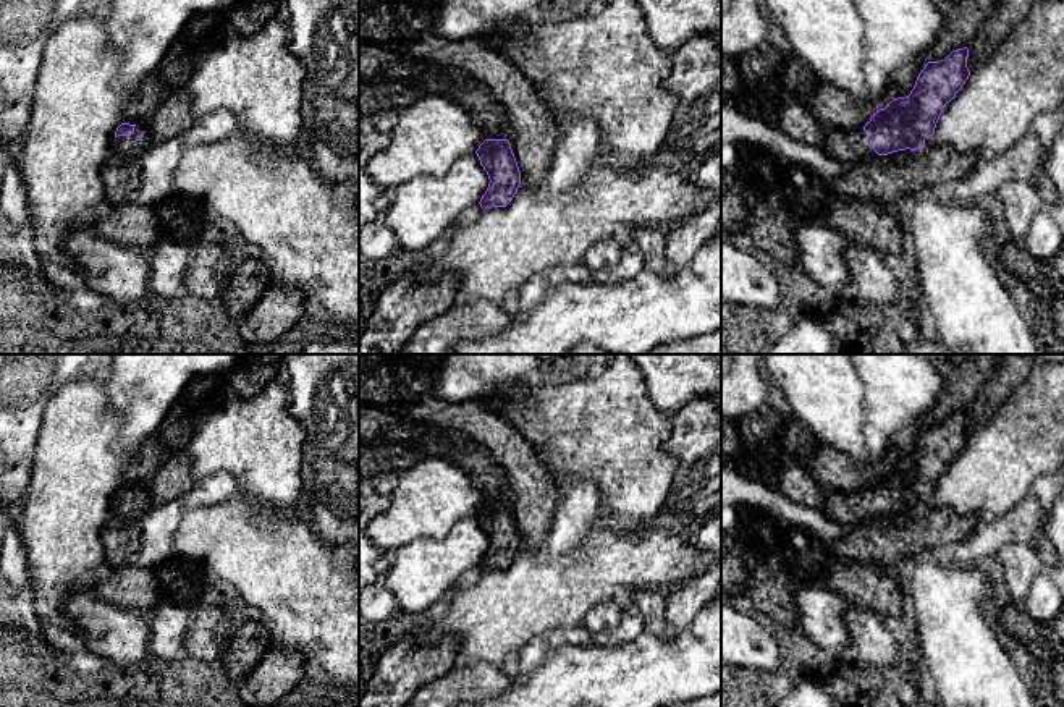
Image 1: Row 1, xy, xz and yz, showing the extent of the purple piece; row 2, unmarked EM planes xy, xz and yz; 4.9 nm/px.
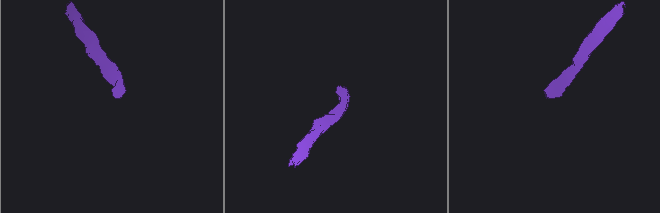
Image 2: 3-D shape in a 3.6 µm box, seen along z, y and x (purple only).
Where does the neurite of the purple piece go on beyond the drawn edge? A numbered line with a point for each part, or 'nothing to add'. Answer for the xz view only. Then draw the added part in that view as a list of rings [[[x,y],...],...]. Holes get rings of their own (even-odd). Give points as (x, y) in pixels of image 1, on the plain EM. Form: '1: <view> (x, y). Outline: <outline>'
nothing to add

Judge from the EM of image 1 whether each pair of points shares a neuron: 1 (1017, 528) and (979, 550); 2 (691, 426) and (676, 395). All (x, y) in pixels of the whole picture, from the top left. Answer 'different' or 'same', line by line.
1: same
2: different

